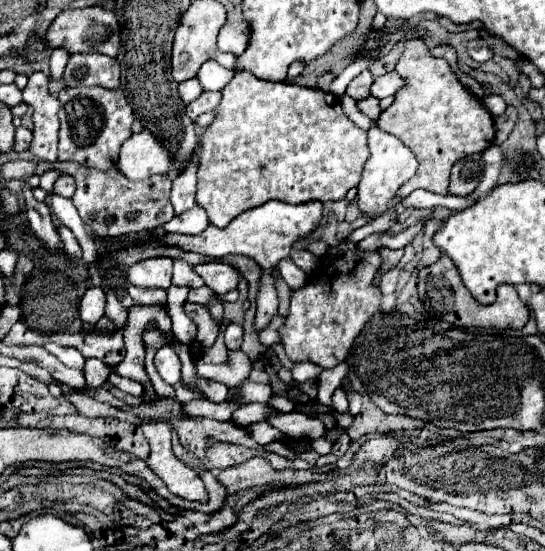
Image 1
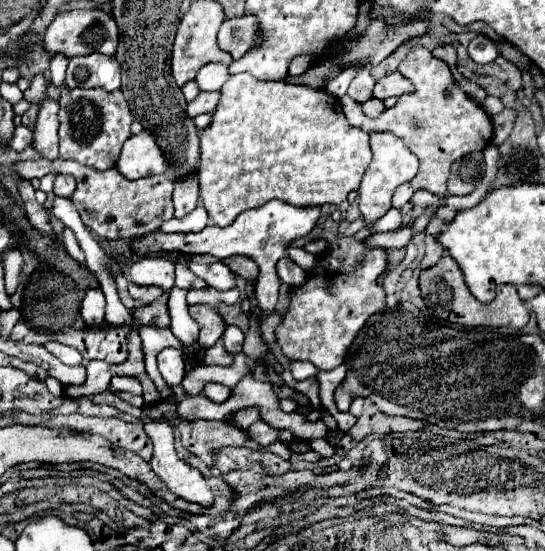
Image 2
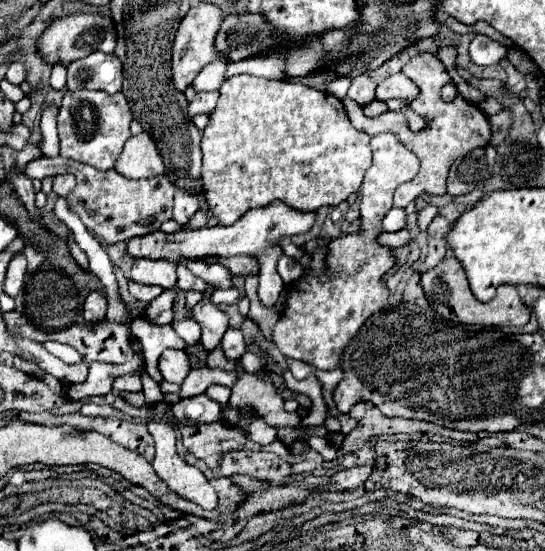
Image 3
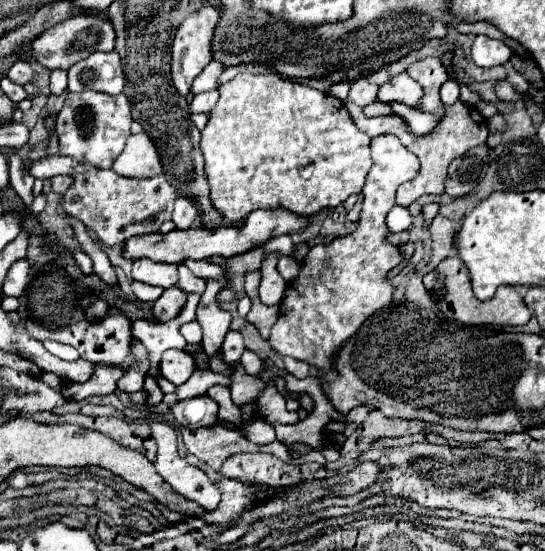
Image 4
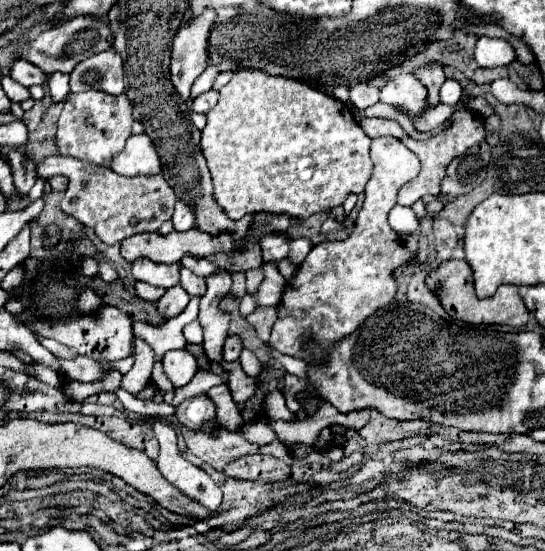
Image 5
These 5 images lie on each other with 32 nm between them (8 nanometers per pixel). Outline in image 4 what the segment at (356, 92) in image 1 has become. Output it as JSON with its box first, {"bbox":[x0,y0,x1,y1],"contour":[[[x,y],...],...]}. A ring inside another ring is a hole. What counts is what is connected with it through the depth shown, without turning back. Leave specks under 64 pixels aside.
{"bbox":[350,78,378,108],"contour":[[[358,78],[352,86],[350,86],[350,96],[352,102],[360,108],[366,108],[368,104],[378,102],[378,86],[370,84],[368,78]]]}

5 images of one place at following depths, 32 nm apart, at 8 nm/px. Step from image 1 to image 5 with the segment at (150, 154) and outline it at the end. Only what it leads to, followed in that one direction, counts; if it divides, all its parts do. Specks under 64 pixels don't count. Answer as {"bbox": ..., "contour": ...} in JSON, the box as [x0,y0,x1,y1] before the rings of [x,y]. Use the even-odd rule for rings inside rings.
{"bbox":[110,134,162,176],"contour":[[[132,134],[124,150],[112,156],[110,168],[122,176],[148,176],[162,170],[158,152],[146,134]]]}

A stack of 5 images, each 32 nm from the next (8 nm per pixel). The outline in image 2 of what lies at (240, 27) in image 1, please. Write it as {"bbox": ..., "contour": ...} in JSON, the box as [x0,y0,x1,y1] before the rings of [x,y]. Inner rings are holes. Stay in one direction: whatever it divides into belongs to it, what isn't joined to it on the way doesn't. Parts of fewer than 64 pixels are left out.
{"bbox":[218,16,258,60],"contour":[[[240,16],[240,18],[226,18],[222,22],[222,36],[218,40],[220,50],[234,56],[234,60],[242,58],[246,52],[250,52],[258,38],[258,20],[256,16]]]}

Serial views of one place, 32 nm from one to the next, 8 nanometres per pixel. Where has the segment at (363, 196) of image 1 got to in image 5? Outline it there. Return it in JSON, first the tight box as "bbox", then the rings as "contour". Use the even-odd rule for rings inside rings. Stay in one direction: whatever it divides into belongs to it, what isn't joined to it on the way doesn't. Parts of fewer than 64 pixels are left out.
{"bbox":[270,136,420,360],"contour":[[[392,136],[372,140],[370,156],[374,174],[366,184],[364,206],[350,238],[344,242],[316,244],[286,284],[278,304],[278,320],[270,336],[270,346],[282,354],[308,360],[310,354],[304,350],[302,338],[306,332],[310,332],[312,340],[320,342],[322,348],[352,334],[378,308],[390,304],[398,290],[394,270],[416,258],[416,254],[408,252],[398,234],[390,228],[388,210],[396,206],[398,190],[418,176],[420,160]]]}

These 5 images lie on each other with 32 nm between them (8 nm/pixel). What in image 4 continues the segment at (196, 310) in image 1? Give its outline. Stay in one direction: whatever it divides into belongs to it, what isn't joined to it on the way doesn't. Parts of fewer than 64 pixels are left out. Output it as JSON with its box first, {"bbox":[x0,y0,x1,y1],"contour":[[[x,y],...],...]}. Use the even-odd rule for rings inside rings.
{"bbox":[196,278,230,356],"contour":[[[218,278],[218,280],[208,280],[206,282],[206,292],[200,298],[200,306],[196,312],[196,320],[204,330],[204,338],[202,338],[202,348],[208,356],[216,356],[222,348],[224,336],[228,332],[230,326],[230,316],[228,312],[218,308],[216,302],[216,294],[222,292],[224,288],[228,288],[228,280],[226,278]]]}

